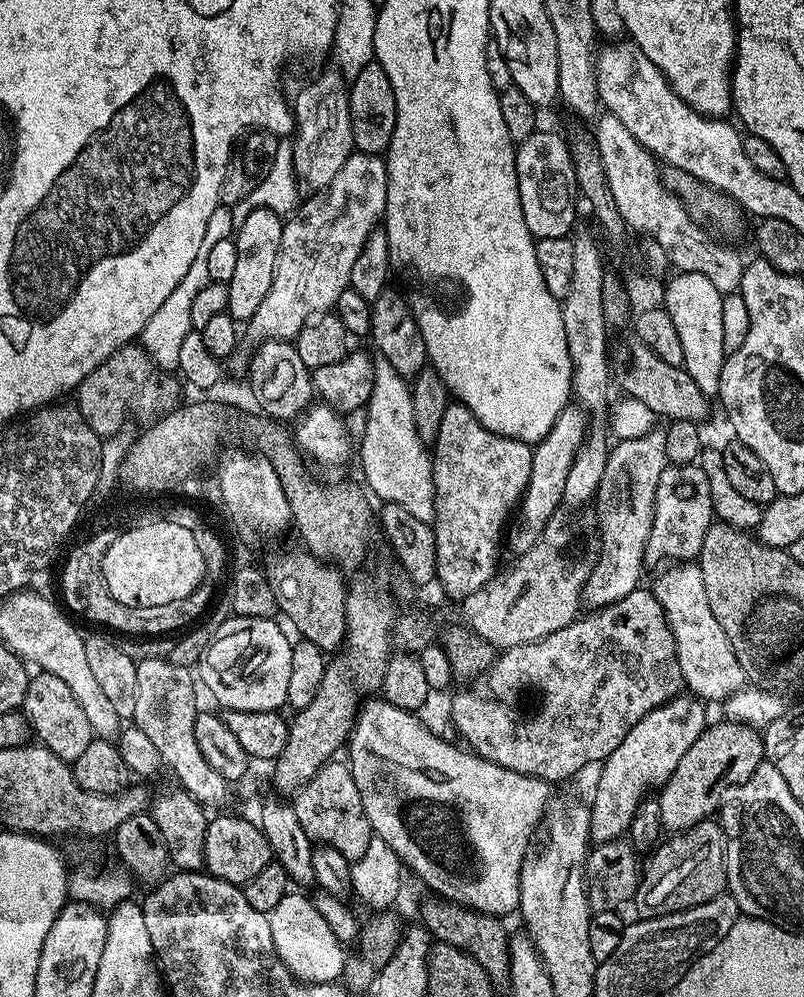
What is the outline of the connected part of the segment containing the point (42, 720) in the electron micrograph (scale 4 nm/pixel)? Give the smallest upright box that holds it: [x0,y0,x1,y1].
[21,671,94,763]

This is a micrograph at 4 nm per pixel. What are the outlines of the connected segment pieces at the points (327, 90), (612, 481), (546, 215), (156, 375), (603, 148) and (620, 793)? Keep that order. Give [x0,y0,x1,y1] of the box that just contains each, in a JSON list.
[[292,67,354,190],[583,426,668,609],[516,132,578,240],[74,342,182,438],[594,114,746,294],[590,694,710,845]]

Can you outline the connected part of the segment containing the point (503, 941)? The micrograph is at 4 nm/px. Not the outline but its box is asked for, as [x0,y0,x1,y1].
[419,898,510,981]

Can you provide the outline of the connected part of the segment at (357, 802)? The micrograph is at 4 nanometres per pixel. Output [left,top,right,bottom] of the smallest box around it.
[294,758,374,862]

